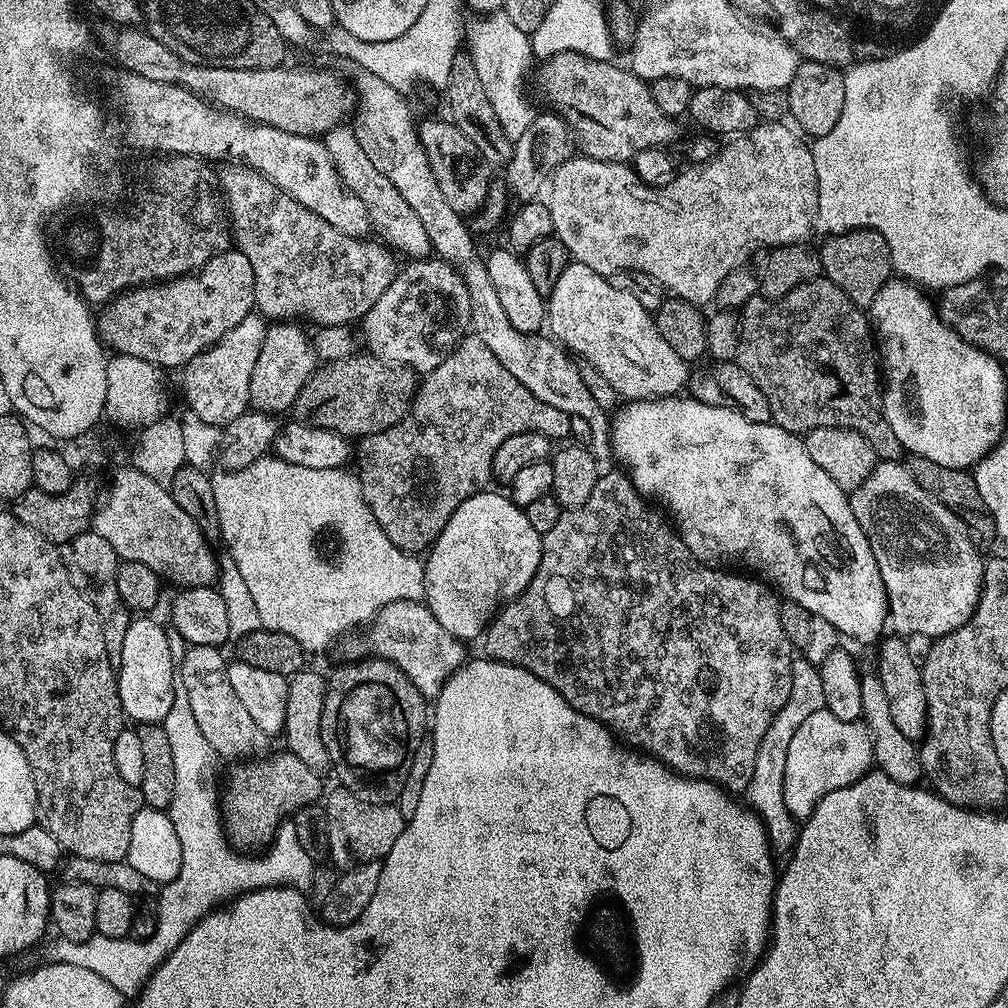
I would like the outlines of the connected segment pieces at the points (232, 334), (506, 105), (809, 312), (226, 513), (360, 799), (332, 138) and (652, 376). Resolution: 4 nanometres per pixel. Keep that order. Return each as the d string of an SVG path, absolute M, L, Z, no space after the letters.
M253 314L242 318L234 330L226 333L216 344L199 352L189 364L184 365L184 396L188 399L187 407L202 422L217 426L227 426L241 414L249 411L250 374L254 374L254 362L262 350L262 338L266 338L268 324L265 317Z
M503 10L489 12L469 30L466 48L478 70L478 78L482 78L486 98L490 98L490 106L494 106L506 138L513 142L522 138L538 114L537 109L532 109L532 104L528 101L528 88L524 85L532 62L534 63L529 33L518 30L518 26L510 22Z
M815 278L777 300L765 300L757 294L744 303L739 317L740 341L735 363L750 374L750 382L766 394L771 423L793 434L807 434L815 428L849 428L870 442L881 461L899 461L905 455L902 442L898 442L894 430L890 430L884 411L882 376L878 371L869 317L838 285L827 278Z
M269 454L263 460L254 462L242 470L220 470L220 473L211 477L214 490L214 503L217 506L218 522L221 526L220 540L222 544L232 551L236 559L236 568L240 571L240 580L252 599L252 608L256 611L259 627L268 628L272 632L290 634L304 647L305 653L324 652L343 632L356 628L359 624L367 625L376 619L385 604L393 604L399 600L423 601L424 598L424 566L419 555L403 552L390 538L386 538L386 530L378 526L370 506L366 506L364 496L360 492L360 482L355 475L352 476L344 468L334 470L309 470L307 466L294 466L285 460L276 459Z
M336 786L326 800L327 796L322 807L328 823L328 855L337 869L357 868L371 860L383 861L390 854L406 823L406 817L395 803L377 804L343 786Z
M352 126L331 128L329 132L324 133L322 139L334 166L338 170L338 174L342 178L342 182L359 198L362 206L366 206L369 225L375 231L377 228L385 236L383 239L397 253L405 252L405 257L408 258L427 257L433 249L430 238L427 237L426 229L422 226L421 219L410 208L394 184L386 178L386 175L379 173L377 167L370 162L369 155L362 150L361 143L355 137L354 128Z
M569 262L566 270L562 270L552 295L546 300L546 328L556 343L573 357L581 356L579 359L583 363L594 366L594 370L610 382L617 397L625 401L662 400L685 391L690 375L689 365L662 338L653 313L647 312L634 294L622 290L609 277L590 270L590 266Z

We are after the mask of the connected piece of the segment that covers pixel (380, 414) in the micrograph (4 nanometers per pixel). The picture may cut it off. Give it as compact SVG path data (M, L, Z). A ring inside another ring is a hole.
M364 352L348 358L323 363L299 392L292 410L305 424L330 429L334 433L355 440L381 433L396 425L411 409L418 387L413 370L388 364Z

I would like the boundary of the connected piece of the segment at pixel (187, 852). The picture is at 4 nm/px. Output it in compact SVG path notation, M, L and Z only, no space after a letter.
M177 691L162 727L166 730L166 738L170 742L170 755L174 757L174 794L166 811L170 822L174 822L174 830L177 832L178 842L182 846L182 870L178 870L178 878L174 878L169 884L163 885L159 889L160 900L158 899L156 904L154 934L150 934L150 938L145 940L135 938L111 940L97 934L86 942L70 942L70 938L57 935L56 941L45 950L43 957L49 964L82 966L84 969L98 974L98 978L110 982L110 986L114 986L114 990L118 990L125 998L139 996L144 988L144 983L155 974L158 965L180 945L182 938L186 938L188 931L202 917L221 907L222 902L231 902L246 892L253 892L255 888L291 886L301 890L307 889L314 867L310 854L306 854L306 850L302 850L302 842L298 842L298 830L294 830L291 819L280 821L270 843L263 849L264 856L239 856L228 845L229 837L224 833L226 824L222 819L222 808L219 803L216 805L218 757L216 751L210 746L210 742L206 742L206 737L202 735L202 729L198 727L198 721L194 718L194 713L190 711L190 702L186 699L184 691Z

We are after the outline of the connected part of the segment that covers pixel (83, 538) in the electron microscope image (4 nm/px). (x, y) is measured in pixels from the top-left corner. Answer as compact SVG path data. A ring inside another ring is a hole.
M87 530L77 537L59 545L60 557L66 566L66 574L70 574L70 582L78 586L78 590L98 610L100 620L104 624L104 637L106 638L106 654L110 658L110 666L118 669L122 662L123 635L126 634L127 626L134 619L133 613L129 612L120 596L120 587L116 581L118 566L121 559L116 555L114 546L106 542L95 530Z

